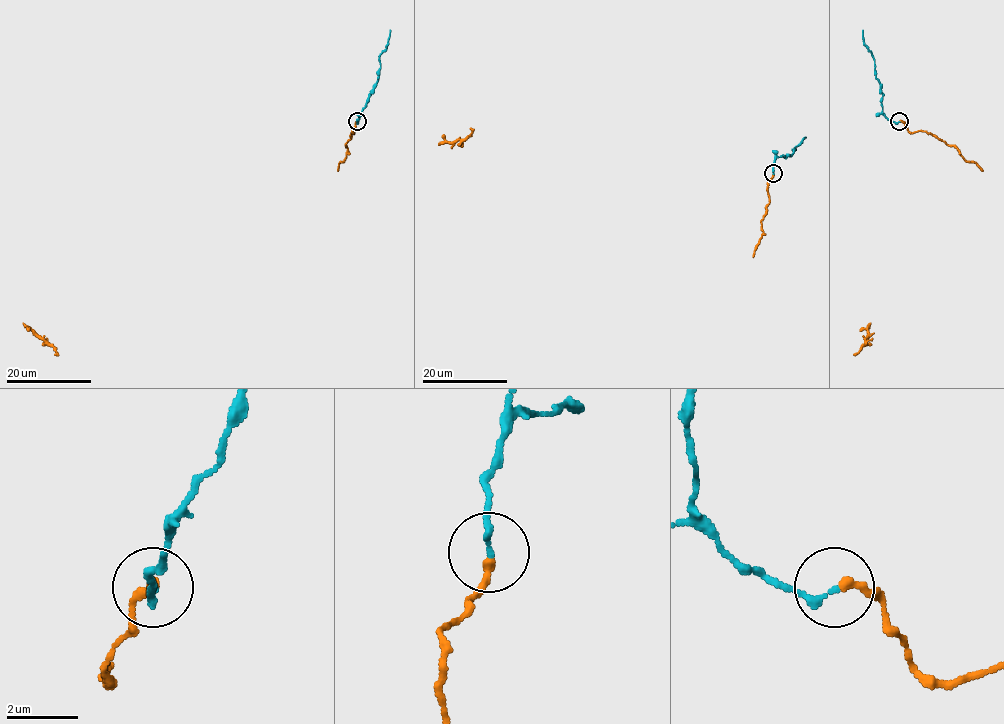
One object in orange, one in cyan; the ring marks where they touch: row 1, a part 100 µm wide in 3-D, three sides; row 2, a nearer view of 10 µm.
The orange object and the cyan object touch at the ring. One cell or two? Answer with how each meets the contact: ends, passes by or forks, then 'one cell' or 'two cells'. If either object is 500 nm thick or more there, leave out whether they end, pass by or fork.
orange ends there; cyan ends there; one cell

